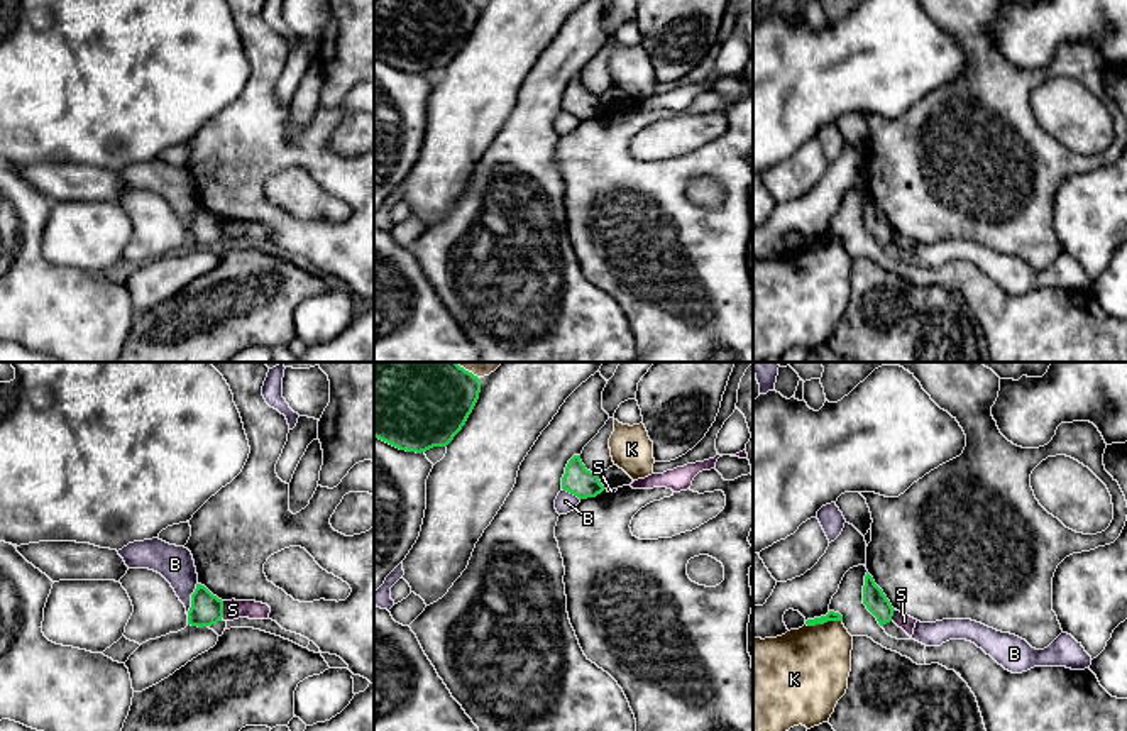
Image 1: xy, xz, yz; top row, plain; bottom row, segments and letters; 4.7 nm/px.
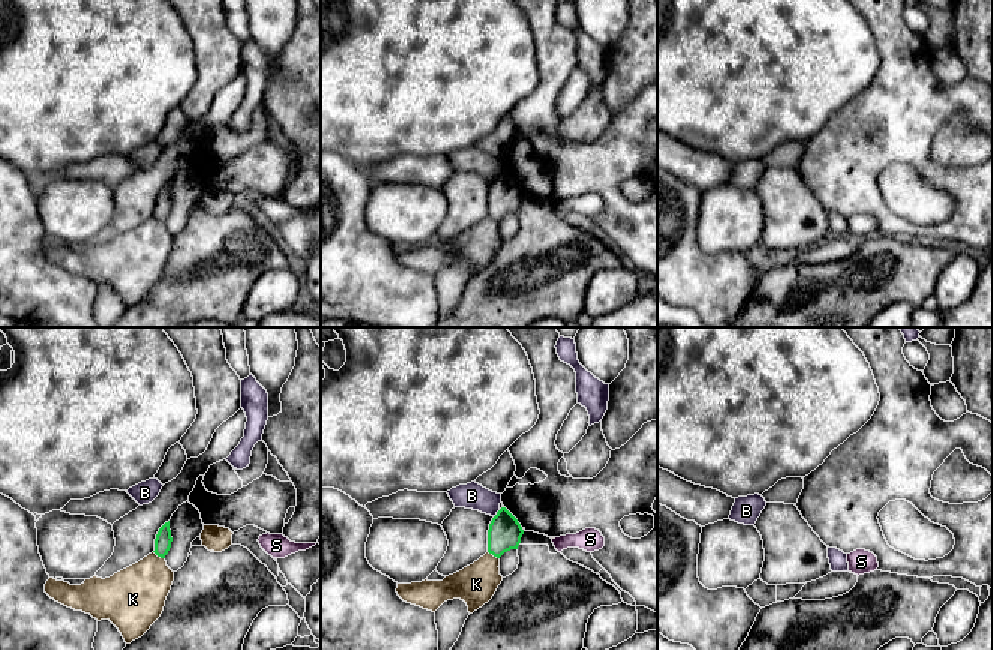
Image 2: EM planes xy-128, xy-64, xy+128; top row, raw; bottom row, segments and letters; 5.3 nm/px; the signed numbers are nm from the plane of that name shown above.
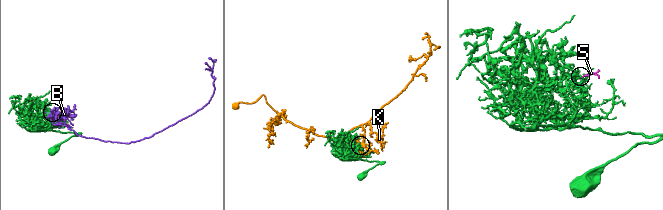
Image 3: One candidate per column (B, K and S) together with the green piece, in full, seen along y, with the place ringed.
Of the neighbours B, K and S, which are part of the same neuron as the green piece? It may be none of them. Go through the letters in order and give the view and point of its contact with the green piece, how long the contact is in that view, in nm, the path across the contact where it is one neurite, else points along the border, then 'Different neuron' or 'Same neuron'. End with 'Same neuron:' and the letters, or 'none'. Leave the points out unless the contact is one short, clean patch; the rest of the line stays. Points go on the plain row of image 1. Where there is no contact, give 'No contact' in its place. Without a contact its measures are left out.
B: Touches green at xy (192, 219). Shared border 160 nm. Different neuron
K: Touches green at yz (823, 244). Shared border 180 nm. Different neuron
S: Touches green at xy (222, 230). Shared border 90 nm. Boundary: xy (224, 222), (224, 236), (220, 239). Different neuron
Same neuron: none

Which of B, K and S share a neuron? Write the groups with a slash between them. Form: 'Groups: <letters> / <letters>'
Groups: B / K / S

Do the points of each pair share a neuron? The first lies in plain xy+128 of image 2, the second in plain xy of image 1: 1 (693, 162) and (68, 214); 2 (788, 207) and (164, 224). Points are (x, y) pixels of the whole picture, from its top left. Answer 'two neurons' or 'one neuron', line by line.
1: two neurons
2: one neuron

